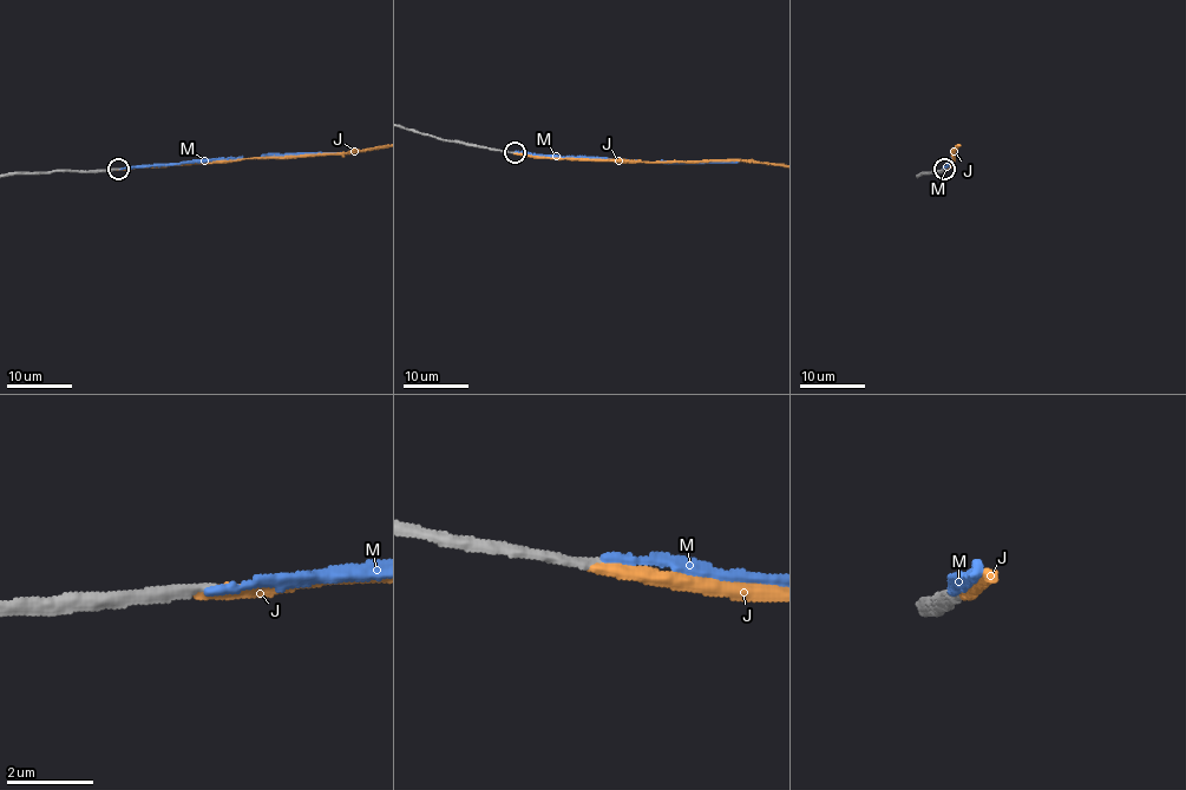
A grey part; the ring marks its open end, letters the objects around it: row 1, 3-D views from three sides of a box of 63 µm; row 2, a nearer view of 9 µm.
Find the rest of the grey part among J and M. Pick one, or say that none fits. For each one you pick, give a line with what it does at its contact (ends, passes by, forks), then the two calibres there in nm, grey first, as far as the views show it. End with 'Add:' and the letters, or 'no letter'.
J: it ends there; 280 nm thick on the grey side, 320 nm on the other
Add: J

